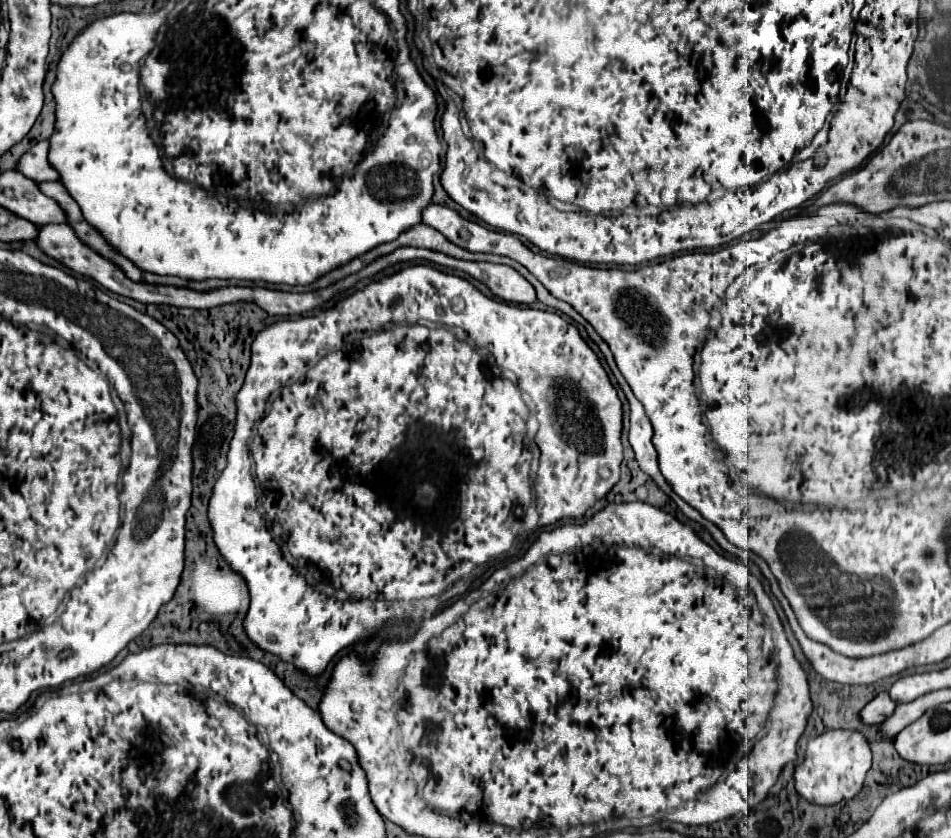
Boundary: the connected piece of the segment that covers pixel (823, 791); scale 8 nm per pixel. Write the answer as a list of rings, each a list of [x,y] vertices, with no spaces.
[[[835,729],[809,741],[805,761],[795,769],[795,789],[807,801],[817,805],[835,805],[843,799],[855,797],[871,769],[871,749],[863,733]]]

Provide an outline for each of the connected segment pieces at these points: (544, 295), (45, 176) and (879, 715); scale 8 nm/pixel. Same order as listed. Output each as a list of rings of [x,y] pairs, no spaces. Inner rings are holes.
[[[535,283],[535,291],[537,291],[537,299],[543,303],[543,305],[549,305],[549,307],[553,307],[553,309],[557,309],[557,311],[561,311],[561,313],[567,313],[569,317],[573,317],[575,321],[581,321],[581,323],[585,323],[587,325],[587,321],[575,311],[575,309],[571,309],[567,303],[563,303],[563,301],[559,301],[559,299],[555,299],[543,285],[539,285],[539,283]]]
[[[39,141],[37,145],[33,145],[19,159],[19,165],[15,167],[15,171],[23,173],[25,177],[31,177],[33,181],[57,181],[59,179],[57,171],[47,163],[47,149],[49,149],[47,141]]]
[[[879,693],[873,701],[869,701],[861,709],[859,717],[861,717],[861,721],[865,725],[879,725],[879,723],[883,723],[893,713],[895,707],[897,707],[895,701],[891,701],[891,697],[887,693]]]

